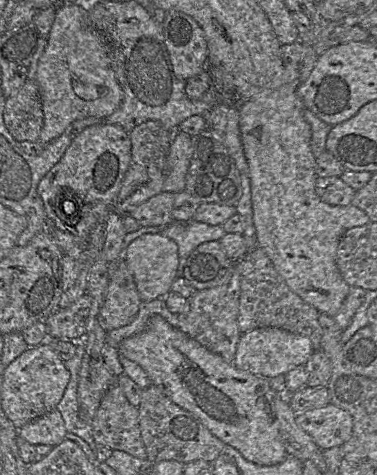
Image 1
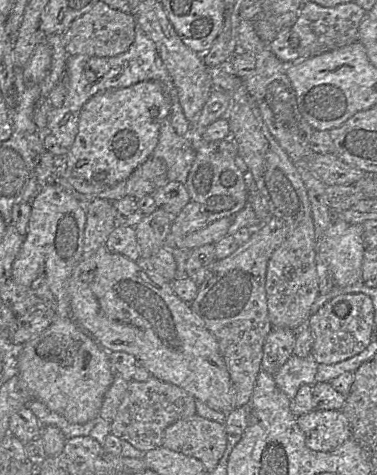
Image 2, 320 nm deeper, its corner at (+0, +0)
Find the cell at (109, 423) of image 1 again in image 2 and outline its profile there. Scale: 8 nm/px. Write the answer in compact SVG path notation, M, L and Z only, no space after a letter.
M154 377L145 382L131 381L117 408L110 433L147 452L162 446L164 431L169 425L195 414L196 399L184 389Z

